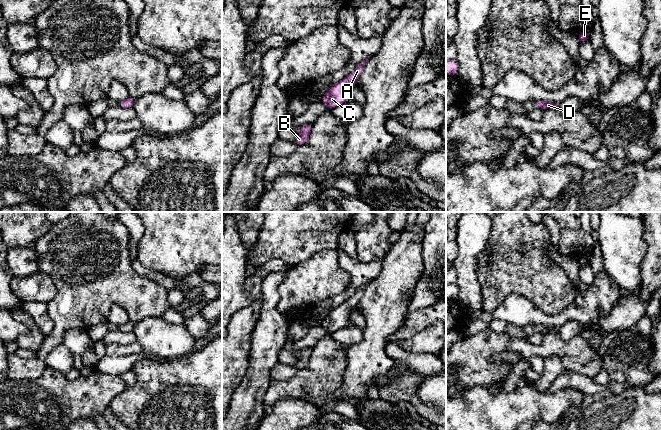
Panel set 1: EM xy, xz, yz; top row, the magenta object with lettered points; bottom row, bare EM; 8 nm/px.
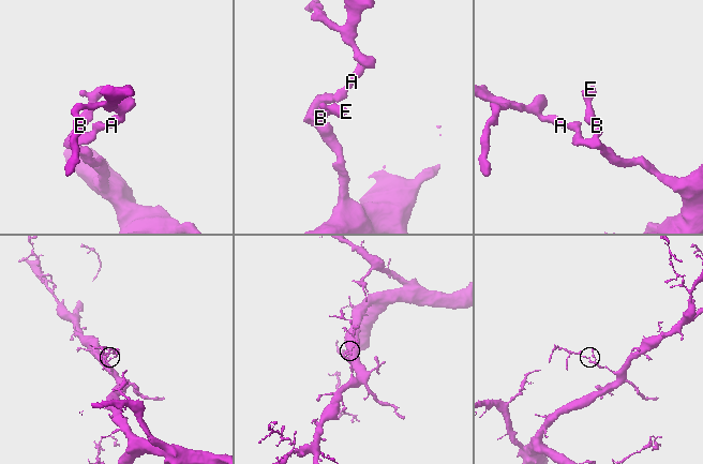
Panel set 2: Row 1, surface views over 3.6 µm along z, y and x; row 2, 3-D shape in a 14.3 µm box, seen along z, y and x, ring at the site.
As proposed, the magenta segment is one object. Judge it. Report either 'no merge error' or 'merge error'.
no merge error

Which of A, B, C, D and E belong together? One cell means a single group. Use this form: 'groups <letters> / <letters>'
groups A B C D E

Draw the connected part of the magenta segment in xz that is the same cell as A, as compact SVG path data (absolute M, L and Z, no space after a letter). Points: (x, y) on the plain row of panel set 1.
M368 283L363 284L346 302L330 310L321 322L321 325L328 333L333 333L346 326L349 310L358 308L359 301Z

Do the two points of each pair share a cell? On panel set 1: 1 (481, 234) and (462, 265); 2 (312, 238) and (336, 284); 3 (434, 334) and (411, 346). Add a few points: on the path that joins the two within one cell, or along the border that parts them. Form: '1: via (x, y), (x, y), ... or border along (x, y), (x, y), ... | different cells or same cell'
1: via (473, 242), (468, 249), (467, 257) | same cell
2: border along (336, 249), (317, 251), (299, 263) | different cells
3: via (428, 340), (417, 344) | same cell

